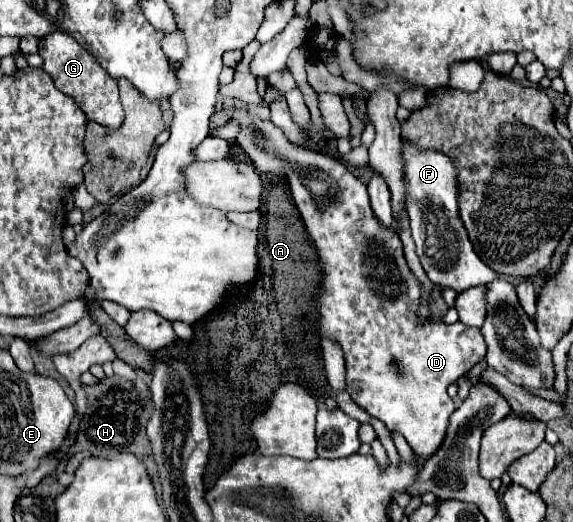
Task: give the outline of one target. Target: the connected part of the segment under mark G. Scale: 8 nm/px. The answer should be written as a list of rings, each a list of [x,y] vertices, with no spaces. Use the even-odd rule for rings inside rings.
[[[48,33],[48,37],[40,39],[38,53],[44,57],[44,71],[52,77],[56,89],[72,97],[88,121],[100,123],[108,129],[120,129],[124,111],[118,97],[118,81],[108,77],[108,73],[104,73],[98,61],[80,43],[68,37],[68,33]]]

